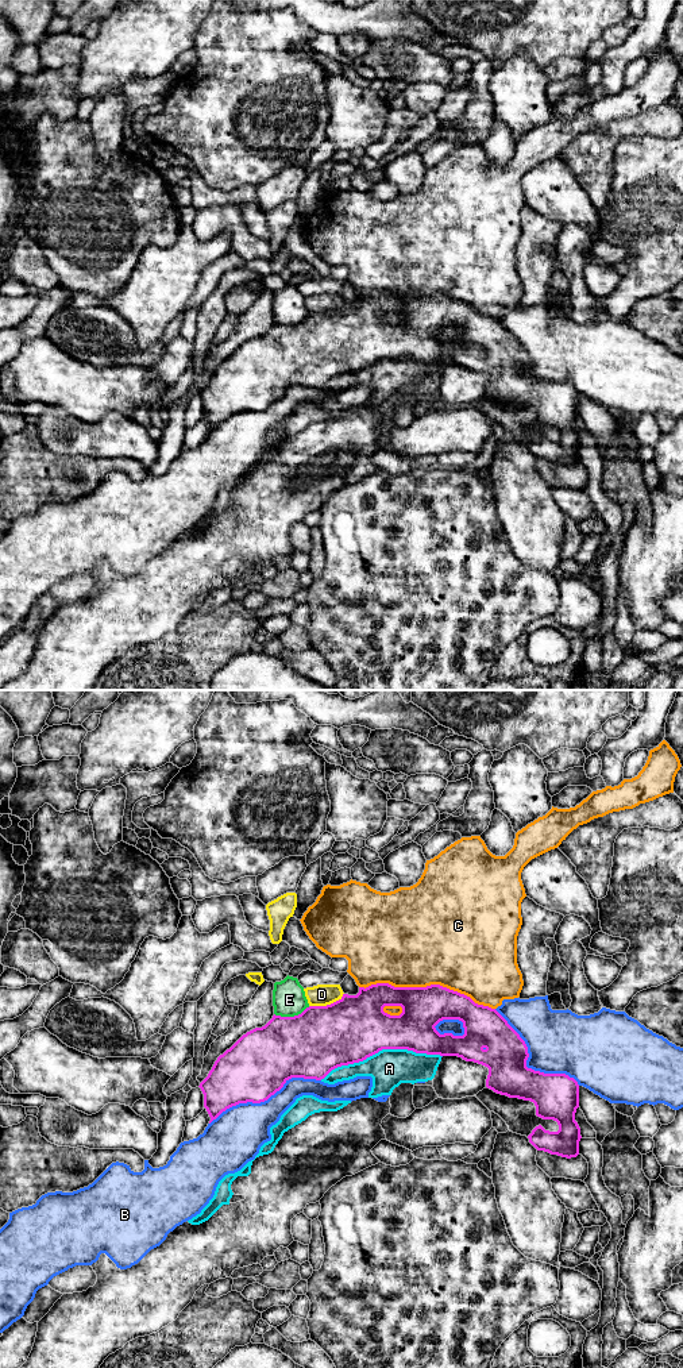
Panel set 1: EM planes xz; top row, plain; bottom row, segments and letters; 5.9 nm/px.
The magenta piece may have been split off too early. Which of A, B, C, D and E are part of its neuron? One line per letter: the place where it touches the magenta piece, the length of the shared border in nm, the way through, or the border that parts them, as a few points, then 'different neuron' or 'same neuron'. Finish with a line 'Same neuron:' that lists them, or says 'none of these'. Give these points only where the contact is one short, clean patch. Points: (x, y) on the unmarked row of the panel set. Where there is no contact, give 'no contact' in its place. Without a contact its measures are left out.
A: xz (379, 358) | 750 nm | different neuron
B: xz (265, 408) | 700 nm | different neuron
C: xz (427, 295) | 800 nm | different neuron
D: xz (327, 313) | 220 nm | different neuron
E: xz (292, 326) | 220 nm | different neuron
Same neuron: none of these

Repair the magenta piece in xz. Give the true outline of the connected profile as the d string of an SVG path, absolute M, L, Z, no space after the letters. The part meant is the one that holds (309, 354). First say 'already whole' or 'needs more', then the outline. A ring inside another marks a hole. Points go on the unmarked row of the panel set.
already whole; M377 292L368 296L359 296L356 304L343 305L327 315L309 315L294 325L273 324L262 336L255 336L243 343L229 358L217 366L208 385L200 392L204 402L204 416L211 429L216 428L227 417L239 412L261 412L279 400L292 386L324 388L332 378L359 371L378 362L382 358L408 358L416 362L458 365L466 370L474 370L489 377L486 396L497 402L509 406L530 409L536 415L536 424L543 428L553 428L559 433L557 440L536 435L528 444L529 451L537 458L562 466L576 466L579 463L580 436L575 429L579 416L579 393L566 382L544 382L526 375L529 366L528 355L520 343L508 330L489 315L475 312L470 305L449 298L440 293L427 296L394 296L389 292ZM385 315L401 315L400 324L390 324L383 320ZM443 328L459 328L463 331L464 343L440 343L436 334Z

